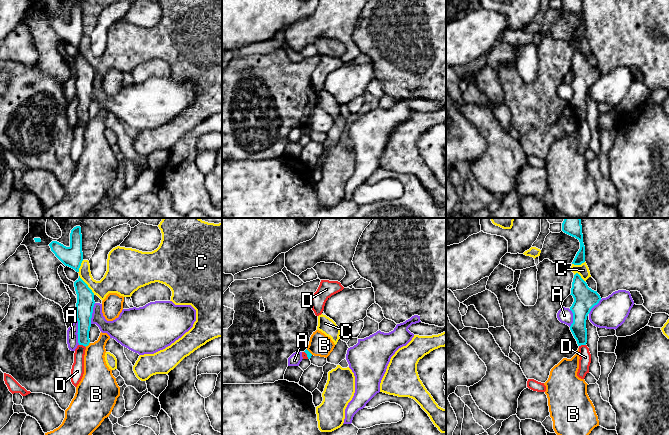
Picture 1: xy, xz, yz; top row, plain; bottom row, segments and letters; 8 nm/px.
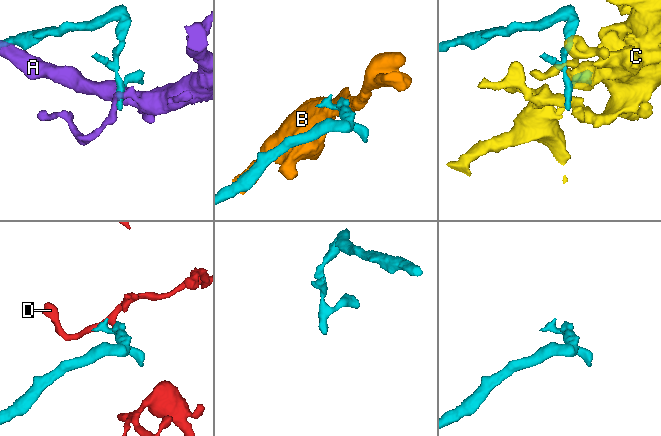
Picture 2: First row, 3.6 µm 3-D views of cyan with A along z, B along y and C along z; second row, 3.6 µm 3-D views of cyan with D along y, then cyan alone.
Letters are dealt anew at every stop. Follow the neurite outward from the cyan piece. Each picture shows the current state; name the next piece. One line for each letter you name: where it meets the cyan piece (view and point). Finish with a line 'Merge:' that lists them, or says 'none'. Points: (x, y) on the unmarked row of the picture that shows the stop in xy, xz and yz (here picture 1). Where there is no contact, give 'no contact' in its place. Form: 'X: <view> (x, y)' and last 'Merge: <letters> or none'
Merge: none

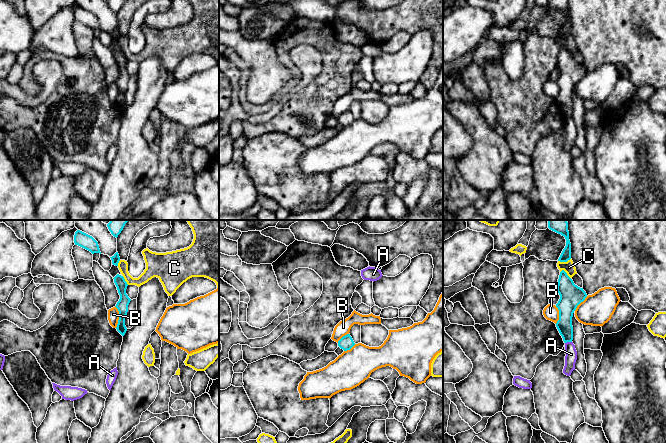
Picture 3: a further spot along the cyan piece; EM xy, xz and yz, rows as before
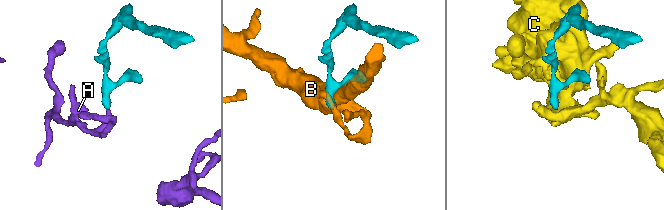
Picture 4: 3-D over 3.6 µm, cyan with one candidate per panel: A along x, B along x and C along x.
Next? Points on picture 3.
Merge: none

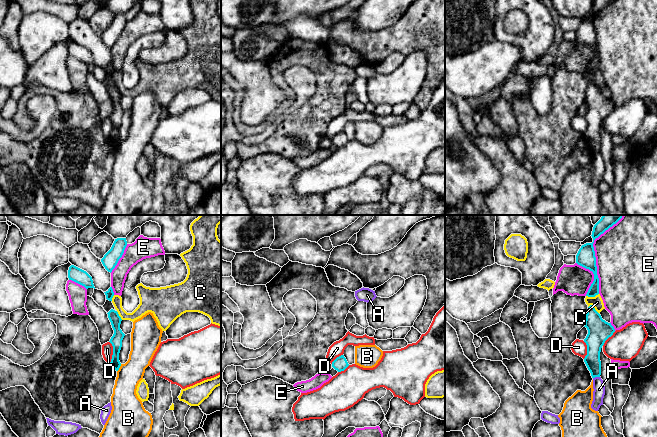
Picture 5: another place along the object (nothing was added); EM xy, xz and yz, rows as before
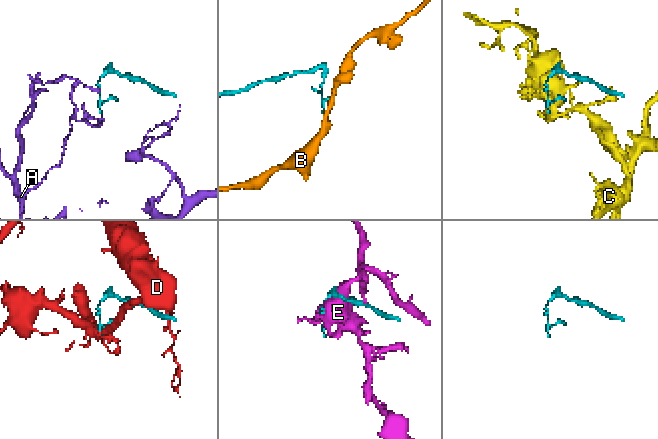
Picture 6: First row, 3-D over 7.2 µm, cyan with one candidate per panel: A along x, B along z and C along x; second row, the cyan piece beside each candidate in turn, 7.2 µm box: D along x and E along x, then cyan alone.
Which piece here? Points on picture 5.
Merge: none

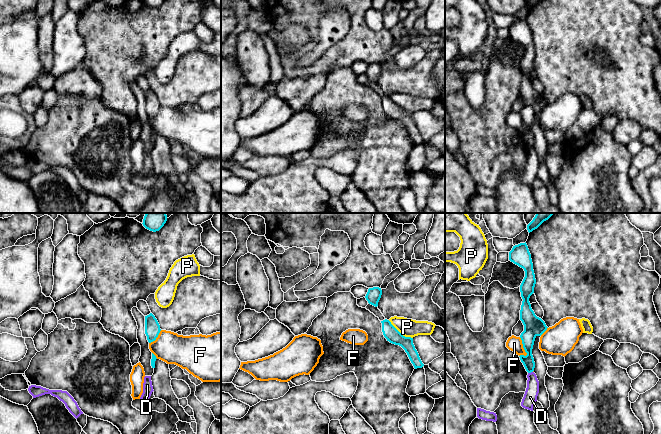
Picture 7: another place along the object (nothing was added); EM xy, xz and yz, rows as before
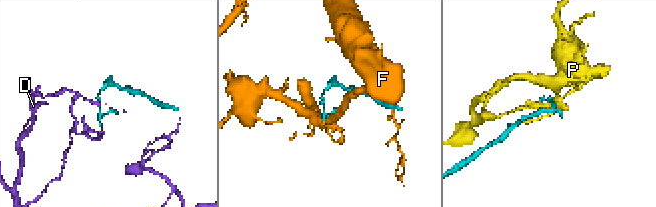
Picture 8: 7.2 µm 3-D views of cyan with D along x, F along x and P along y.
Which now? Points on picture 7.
Merge: none

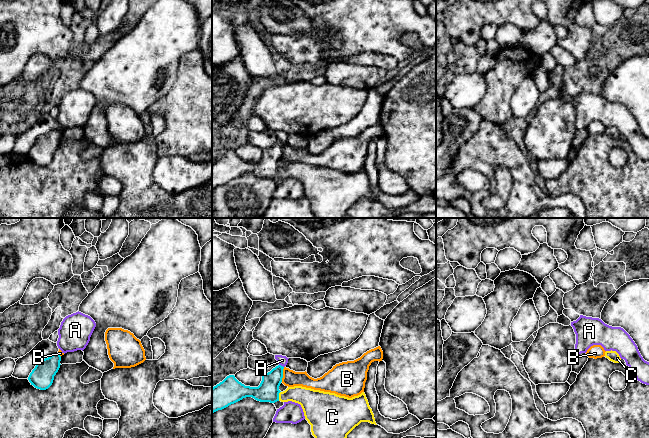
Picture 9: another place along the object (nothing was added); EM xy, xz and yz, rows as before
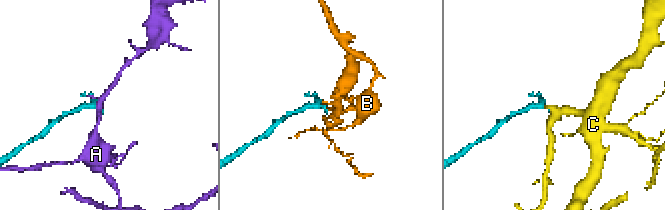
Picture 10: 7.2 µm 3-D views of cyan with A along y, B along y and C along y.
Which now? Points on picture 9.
C: xz (278, 172)
Merge: C

